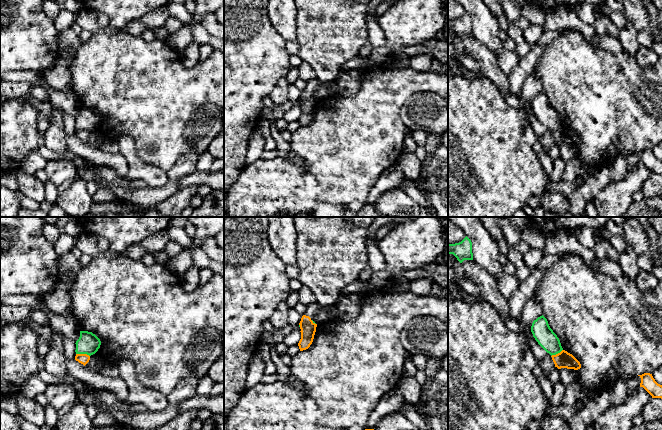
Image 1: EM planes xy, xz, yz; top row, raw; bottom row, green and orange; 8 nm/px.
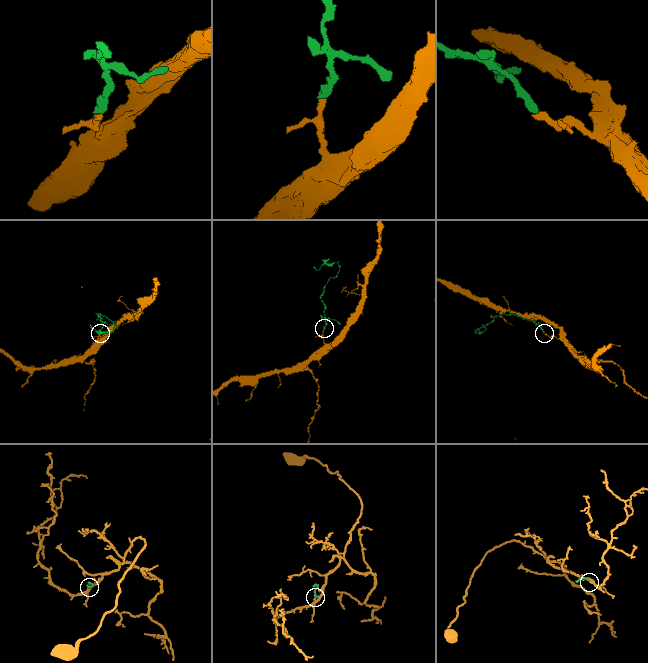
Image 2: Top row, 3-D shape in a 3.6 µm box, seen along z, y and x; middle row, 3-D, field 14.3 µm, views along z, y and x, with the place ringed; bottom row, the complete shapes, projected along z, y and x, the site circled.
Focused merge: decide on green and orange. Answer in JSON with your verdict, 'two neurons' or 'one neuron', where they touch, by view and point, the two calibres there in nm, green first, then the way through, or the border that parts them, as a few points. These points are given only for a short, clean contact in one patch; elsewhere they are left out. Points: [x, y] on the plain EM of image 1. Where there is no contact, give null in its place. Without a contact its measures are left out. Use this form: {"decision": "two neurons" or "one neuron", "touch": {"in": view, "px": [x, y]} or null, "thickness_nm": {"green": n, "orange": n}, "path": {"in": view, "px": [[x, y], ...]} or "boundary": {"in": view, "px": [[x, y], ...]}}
{"decision": "two neurons", "touch": {"in": "xy", "px": [83, 129]}, "thickness_nm": {"green": 180, "orange": 80}, "boundary": {"in": "xy", "px": [[76, 129], [86, 129], [89, 132]]}}

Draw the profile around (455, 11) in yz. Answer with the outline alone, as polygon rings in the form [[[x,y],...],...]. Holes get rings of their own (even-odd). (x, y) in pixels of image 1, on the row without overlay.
[[[448,0],[448,19],[455,20],[461,18],[466,13],[463,6],[454,0]]]

